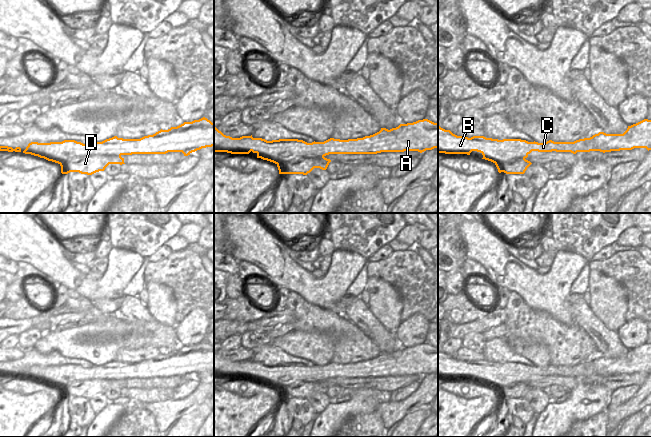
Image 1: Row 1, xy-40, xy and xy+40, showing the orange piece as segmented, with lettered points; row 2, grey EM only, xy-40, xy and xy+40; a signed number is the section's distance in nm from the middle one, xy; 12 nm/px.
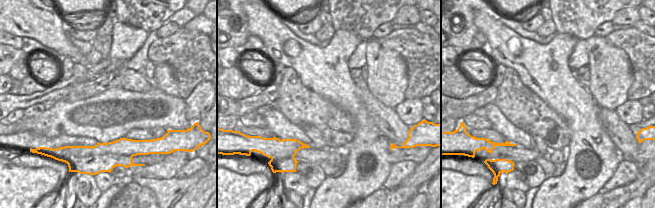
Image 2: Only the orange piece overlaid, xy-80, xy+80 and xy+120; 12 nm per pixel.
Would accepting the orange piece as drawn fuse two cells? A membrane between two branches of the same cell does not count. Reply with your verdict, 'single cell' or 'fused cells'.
fused cells

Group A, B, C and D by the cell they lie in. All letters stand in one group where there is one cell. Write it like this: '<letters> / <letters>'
A B C / D

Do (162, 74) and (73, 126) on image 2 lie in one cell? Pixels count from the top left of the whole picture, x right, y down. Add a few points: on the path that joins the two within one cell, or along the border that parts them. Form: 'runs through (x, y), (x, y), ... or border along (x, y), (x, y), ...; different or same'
border along (151, 87), (157, 87), (174, 95); different

